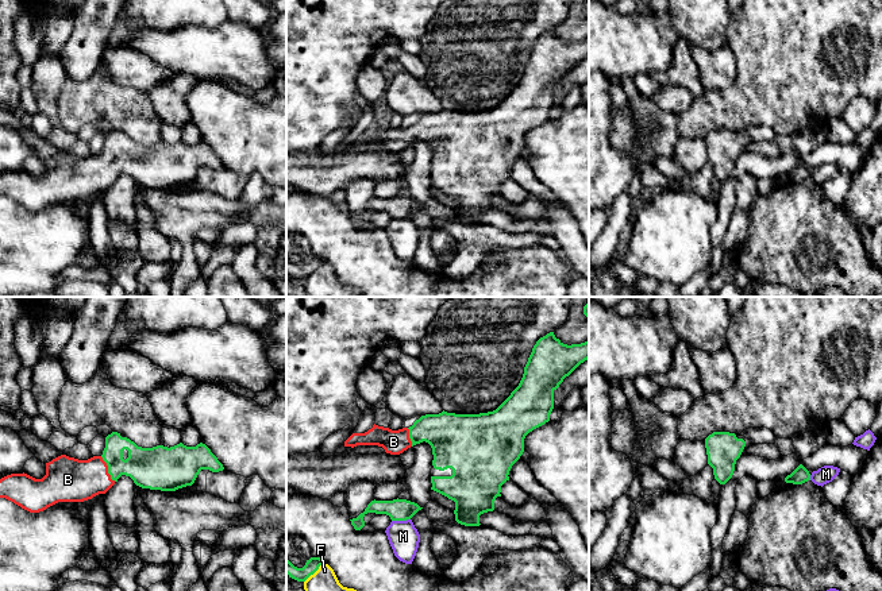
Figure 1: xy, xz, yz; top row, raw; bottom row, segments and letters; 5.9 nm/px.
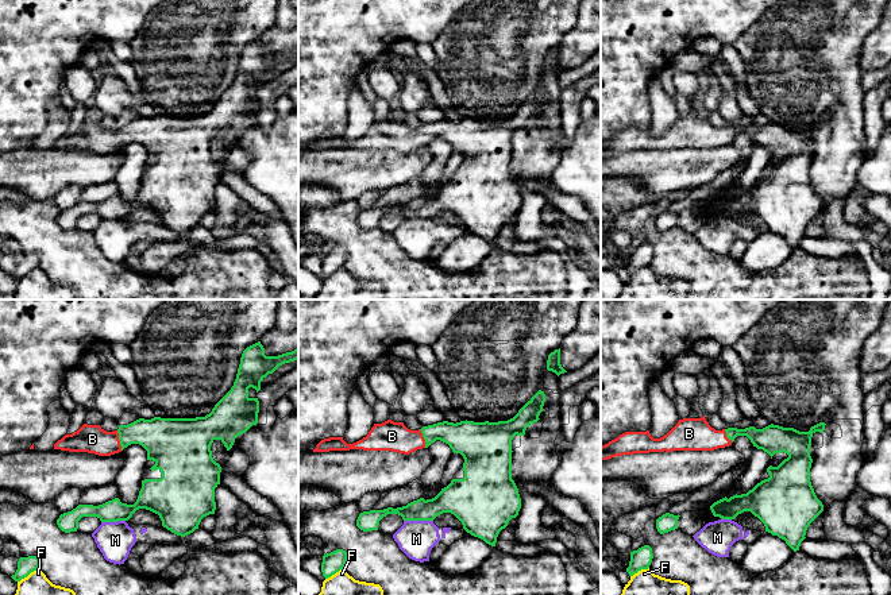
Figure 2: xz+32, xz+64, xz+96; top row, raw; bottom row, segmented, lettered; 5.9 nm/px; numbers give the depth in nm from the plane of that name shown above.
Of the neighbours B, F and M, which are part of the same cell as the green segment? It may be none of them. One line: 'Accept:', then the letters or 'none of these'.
Accept: B

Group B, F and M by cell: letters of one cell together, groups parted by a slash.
B / F / M

